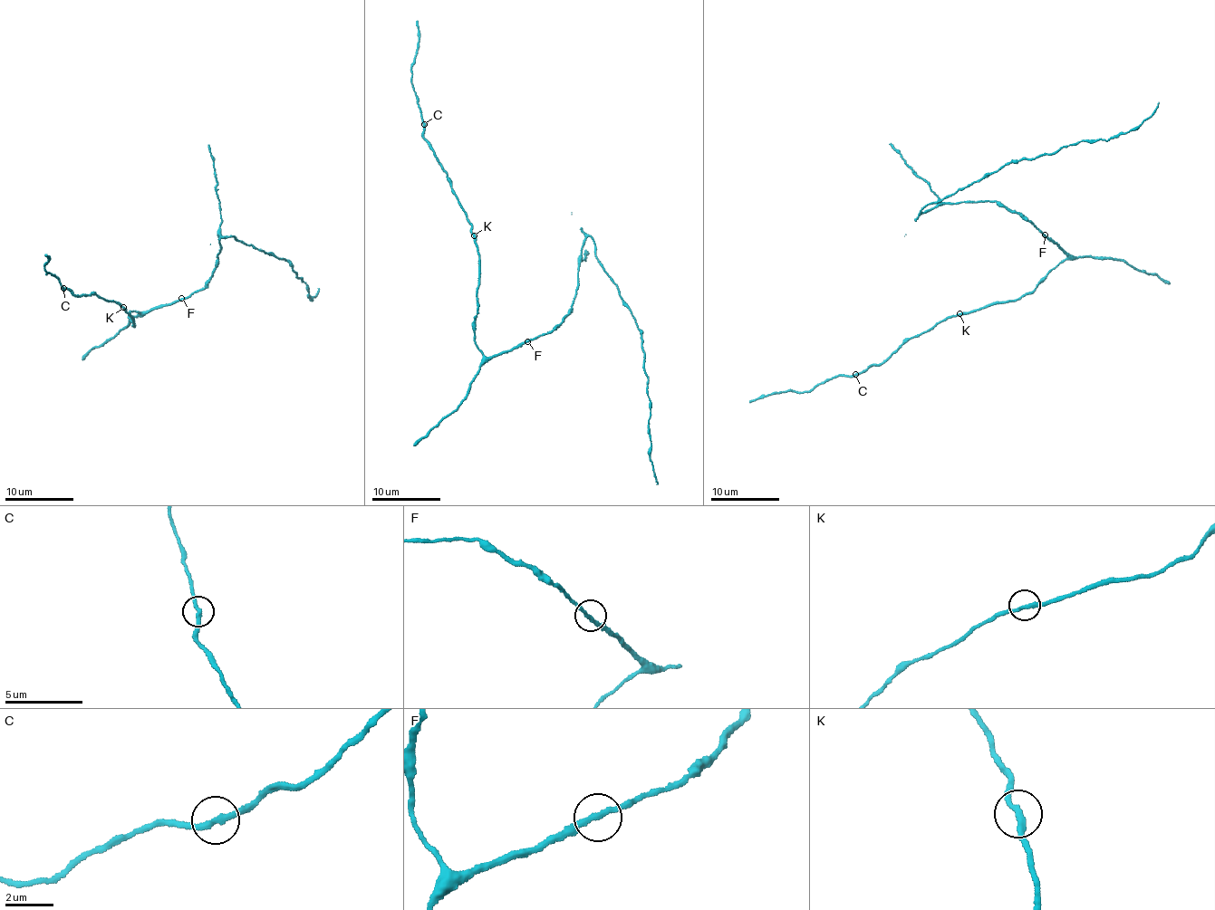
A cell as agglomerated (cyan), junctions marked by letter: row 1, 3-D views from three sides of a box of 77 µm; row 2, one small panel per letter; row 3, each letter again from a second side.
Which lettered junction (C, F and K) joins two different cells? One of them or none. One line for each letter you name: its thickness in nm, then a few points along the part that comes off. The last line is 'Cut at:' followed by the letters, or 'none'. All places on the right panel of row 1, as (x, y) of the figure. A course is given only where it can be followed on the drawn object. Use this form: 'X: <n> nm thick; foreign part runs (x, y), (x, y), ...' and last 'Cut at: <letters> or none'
Cut at: none

